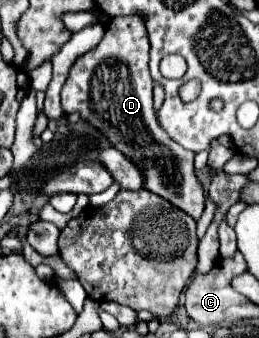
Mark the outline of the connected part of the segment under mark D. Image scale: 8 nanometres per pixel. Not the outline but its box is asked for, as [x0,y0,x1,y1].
[61,18,205,218]

